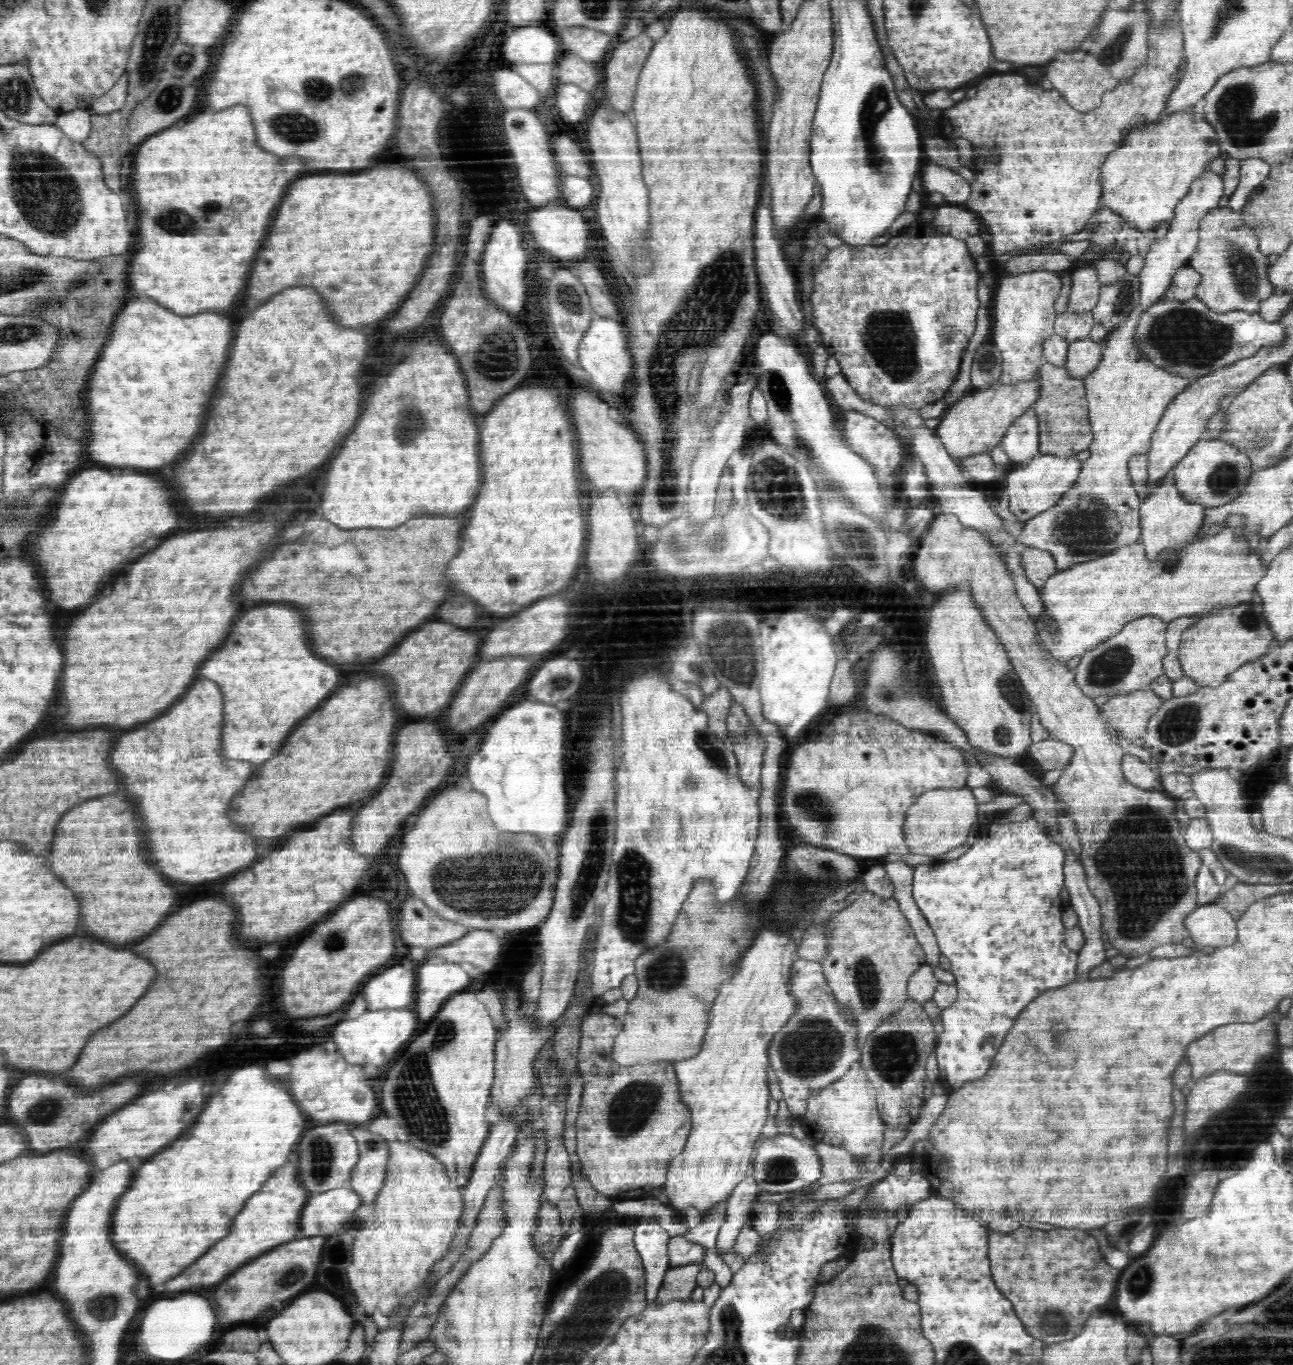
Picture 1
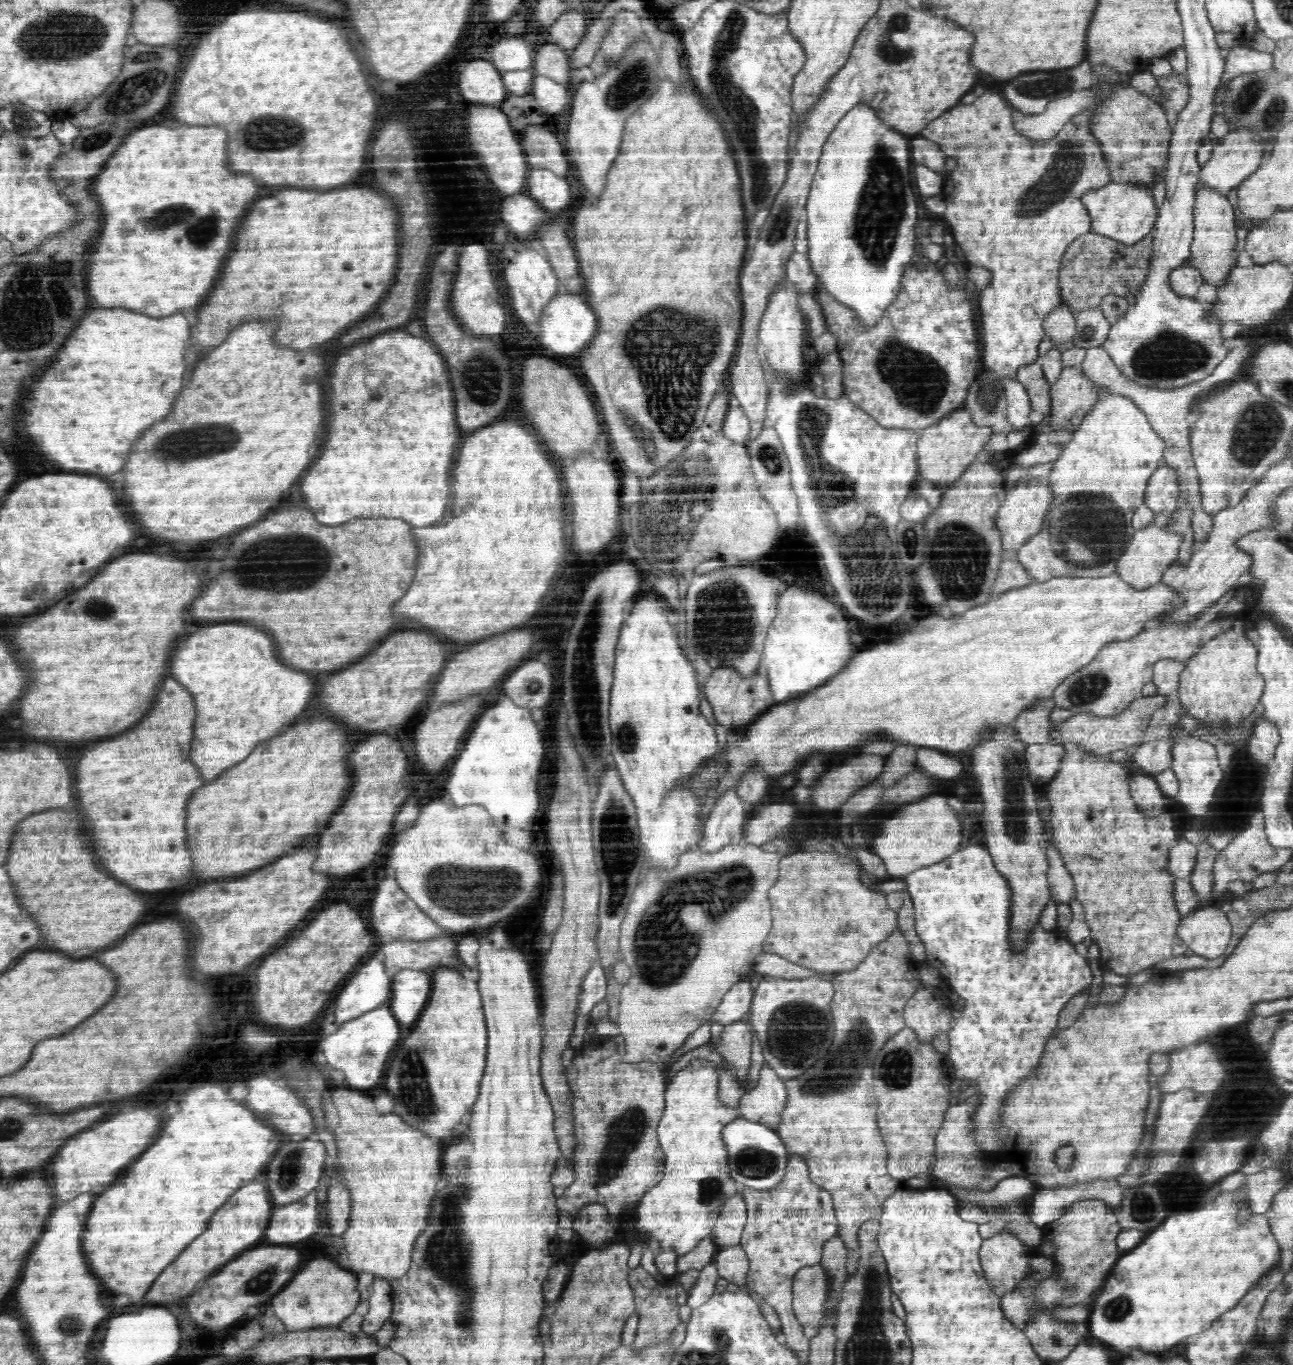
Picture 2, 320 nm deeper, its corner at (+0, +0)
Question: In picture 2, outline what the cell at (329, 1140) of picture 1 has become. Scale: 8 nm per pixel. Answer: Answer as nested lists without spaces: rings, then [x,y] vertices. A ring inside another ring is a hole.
[[[301,1137],[289,1138],[287,1142],[290,1144],[282,1144],[274,1160],[271,1160],[272,1164],[270,1164],[270,1172],[268,1172],[271,1197],[277,1207],[296,1202],[314,1192],[320,1184],[320,1178],[324,1174],[324,1164],[328,1158],[326,1146],[322,1141]],[[294,1140],[298,1140],[298,1142],[294,1142]]]

